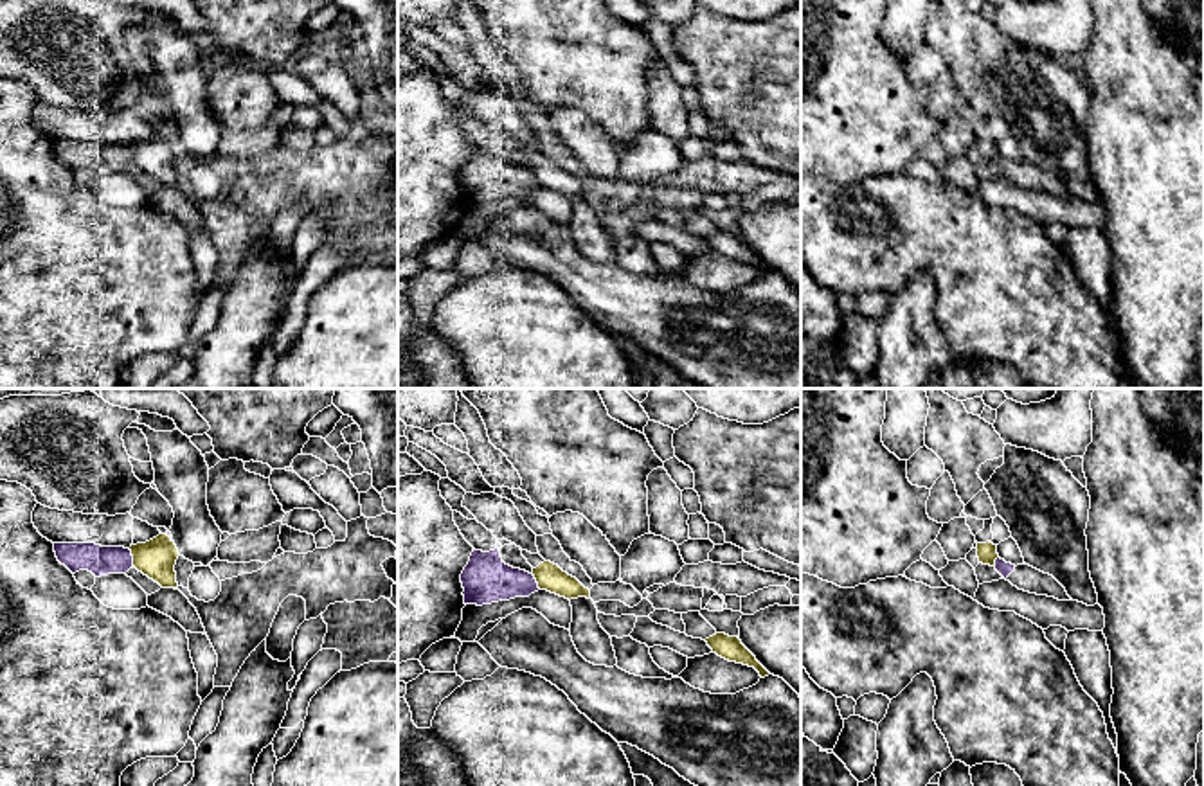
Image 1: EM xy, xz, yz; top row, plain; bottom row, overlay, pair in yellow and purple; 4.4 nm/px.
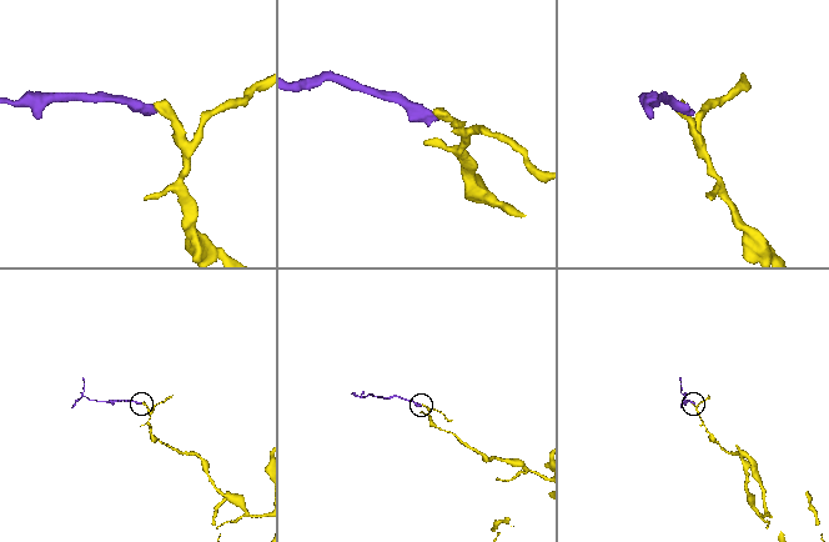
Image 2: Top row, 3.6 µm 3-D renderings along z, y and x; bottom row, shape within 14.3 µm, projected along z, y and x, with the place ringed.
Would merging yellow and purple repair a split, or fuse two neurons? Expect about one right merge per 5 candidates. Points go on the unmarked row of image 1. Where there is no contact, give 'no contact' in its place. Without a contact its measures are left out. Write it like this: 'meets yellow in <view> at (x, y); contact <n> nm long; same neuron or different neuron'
meets yellow in xy at (134, 155); contact 80 nm long; different neuron

